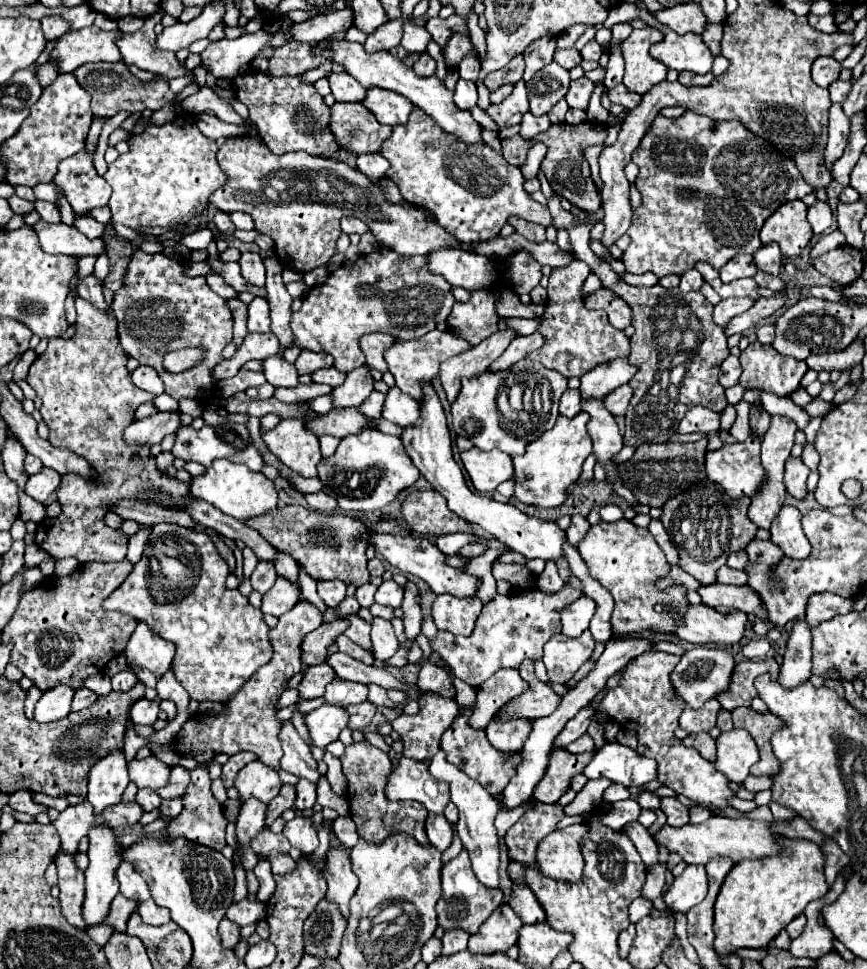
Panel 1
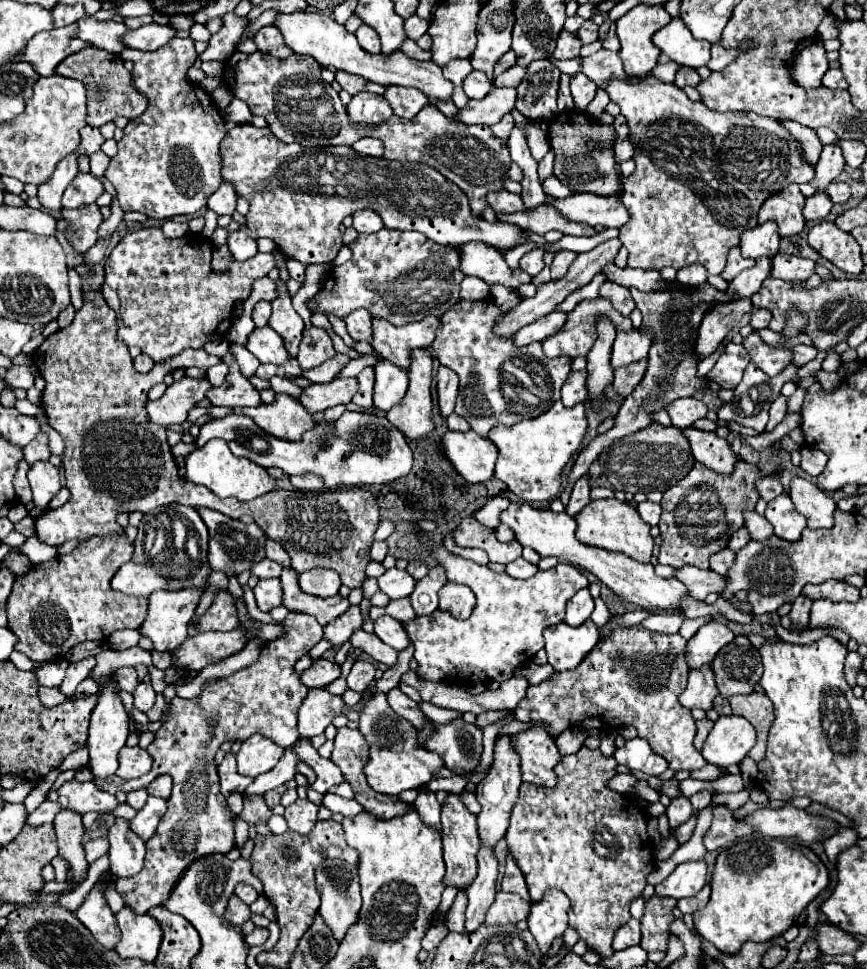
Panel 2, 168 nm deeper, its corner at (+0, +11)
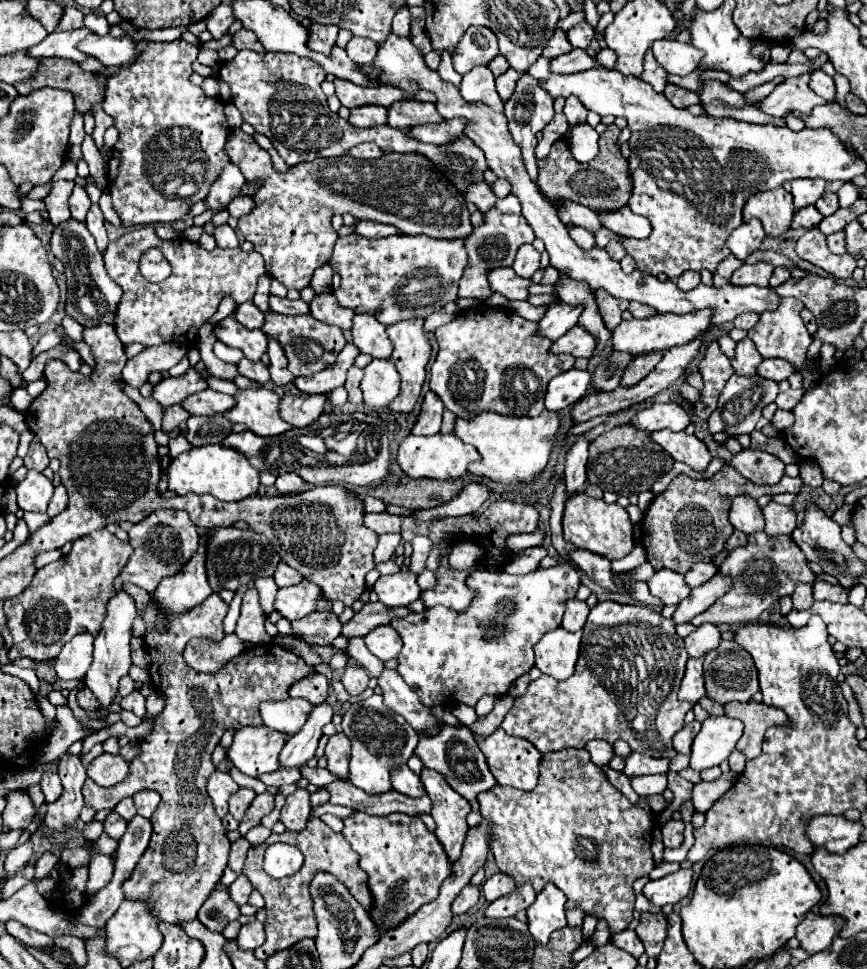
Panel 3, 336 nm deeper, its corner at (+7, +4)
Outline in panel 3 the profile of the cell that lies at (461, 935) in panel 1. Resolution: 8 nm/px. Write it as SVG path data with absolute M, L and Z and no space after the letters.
M468 884L468 886L458 894L458 898L454 900L454 904L452 904L452 912L454 912L456 916L468 912L468 910L478 902L478 898L480 898L480 890L478 890L478 886Z

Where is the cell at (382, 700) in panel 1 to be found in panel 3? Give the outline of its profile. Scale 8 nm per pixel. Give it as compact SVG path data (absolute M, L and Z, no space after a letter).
M442 726L436 736L422 736L416 746L416 754L420 756L420 760L424 762L426 768L440 772L444 776L444 780L452 786L452 790L456 790L460 796L464 796L472 804L476 802L476 796L480 792L490 790L496 784L494 776L488 770L482 750L478 748L474 736L470 734L470 728L466 728L466 726L462 726L462 728Z

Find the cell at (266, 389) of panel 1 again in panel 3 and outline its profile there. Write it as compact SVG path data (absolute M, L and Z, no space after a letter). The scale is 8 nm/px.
M242 358L238 362L238 372L246 378L250 378L252 382L258 382L262 386L266 386L270 382L270 374L268 374L268 366L262 362L252 362L248 358Z

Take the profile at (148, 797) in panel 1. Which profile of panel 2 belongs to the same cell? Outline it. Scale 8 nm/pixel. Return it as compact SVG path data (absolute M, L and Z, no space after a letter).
M137 789L137 791L127 793L127 803L129 803L131 807L135 807L135 809L141 809L141 807L145 805L147 797L149 797L149 795L147 795L145 789Z

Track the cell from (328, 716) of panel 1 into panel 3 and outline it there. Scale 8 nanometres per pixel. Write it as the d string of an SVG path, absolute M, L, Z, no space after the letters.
M288 698L282 702L260 704L262 722L272 730L282 730L290 736L296 734L304 726L310 710L312 710L312 704L304 698Z

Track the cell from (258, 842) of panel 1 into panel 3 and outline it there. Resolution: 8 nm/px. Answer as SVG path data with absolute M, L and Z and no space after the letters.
M238 788L238 792L234 792L230 796L230 814L240 822L246 816L246 810L250 806L250 802L254 800L256 792L250 788Z

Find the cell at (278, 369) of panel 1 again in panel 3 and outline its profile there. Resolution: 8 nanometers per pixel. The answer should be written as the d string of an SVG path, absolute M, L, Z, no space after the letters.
M234 316L220 320L214 328L214 334L226 346L242 350L248 360L260 360L268 348L268 338L262 330L248 330Z

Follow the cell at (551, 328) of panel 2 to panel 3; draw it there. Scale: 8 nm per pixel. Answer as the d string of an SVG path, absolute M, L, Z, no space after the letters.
M556 302L548 308L546 316L540 320L540 336L546 336L550 340L558 340L564 336L572 326L578 324L578 318L582 314L584 306L572 306L566 302Z

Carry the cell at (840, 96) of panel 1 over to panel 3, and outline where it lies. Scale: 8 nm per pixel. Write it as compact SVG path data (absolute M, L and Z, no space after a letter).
M822 70L810 74L808 86L810 86L810 90L812 90L814 94L818 94L818 96L822 96L822 98L826 98L826 100L834 100L834 96L836 96L834 80L832 80L828 74L824 74Z

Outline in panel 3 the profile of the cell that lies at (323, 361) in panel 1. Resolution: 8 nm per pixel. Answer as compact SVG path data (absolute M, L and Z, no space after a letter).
M268 310L264 316L262 332L280 342L280 346L284 348L284 354L288 358L288 370L294 376L312 376L320 370L326 370L328 366L332 366L336 362L336 356L340 354L340 350L346 344L346 338L338 326L322 324L316 318L312 318L310 314L306 314L306 316L282 316L282 314Z

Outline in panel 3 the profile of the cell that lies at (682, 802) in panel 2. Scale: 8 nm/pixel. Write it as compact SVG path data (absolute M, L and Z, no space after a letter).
M670 820L662 828L662 842L666 848L678 848L684 842L684 822L682 820Z

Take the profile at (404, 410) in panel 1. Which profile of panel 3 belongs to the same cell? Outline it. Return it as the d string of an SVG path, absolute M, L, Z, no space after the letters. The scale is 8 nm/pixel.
M372 360L364 368L364 378L360 384L364 392L364 402L372 408L388 406L400 390L400 376L392 360Z

